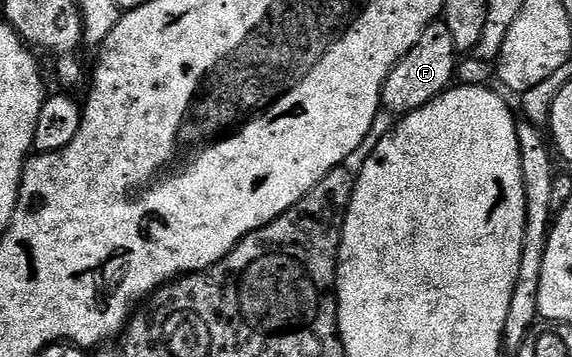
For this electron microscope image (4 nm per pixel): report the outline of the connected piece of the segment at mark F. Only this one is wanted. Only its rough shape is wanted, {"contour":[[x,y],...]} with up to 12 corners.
{"contour":[[429,23],[383,81],[382,109],[417,112],[456,81],[449,28]]}

